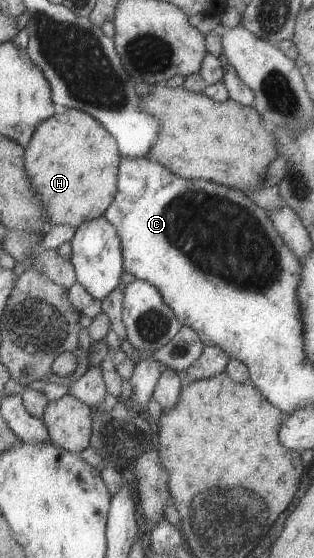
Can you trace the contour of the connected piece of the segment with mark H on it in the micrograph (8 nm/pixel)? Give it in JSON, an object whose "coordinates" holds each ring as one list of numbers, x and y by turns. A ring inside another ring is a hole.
{"coordinates":[[68,107,56,109,51,117,40,122,23,149,23,165,30,188,39,199,43,216,51,225,68,224,75,229,81,222,102,215,112,202,117,189,117,166,121,156,112,135,89,114]]}

